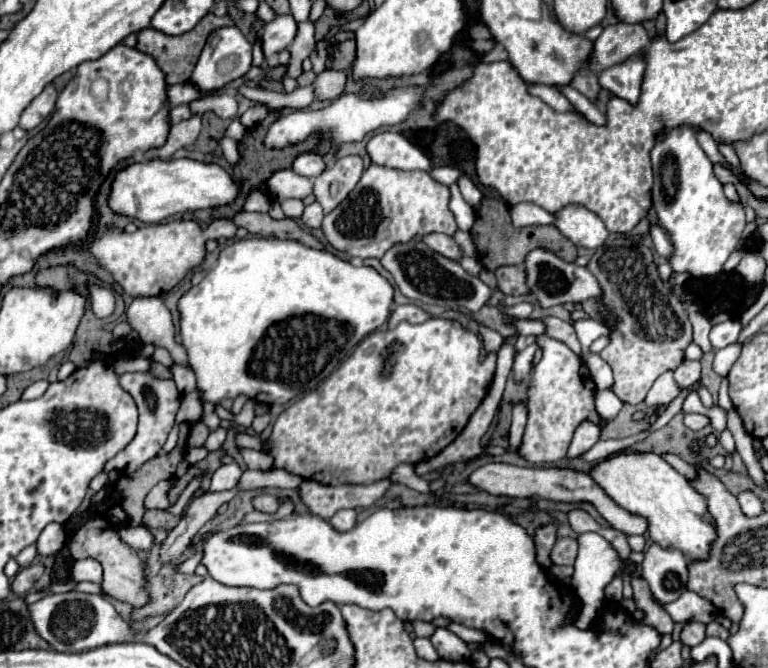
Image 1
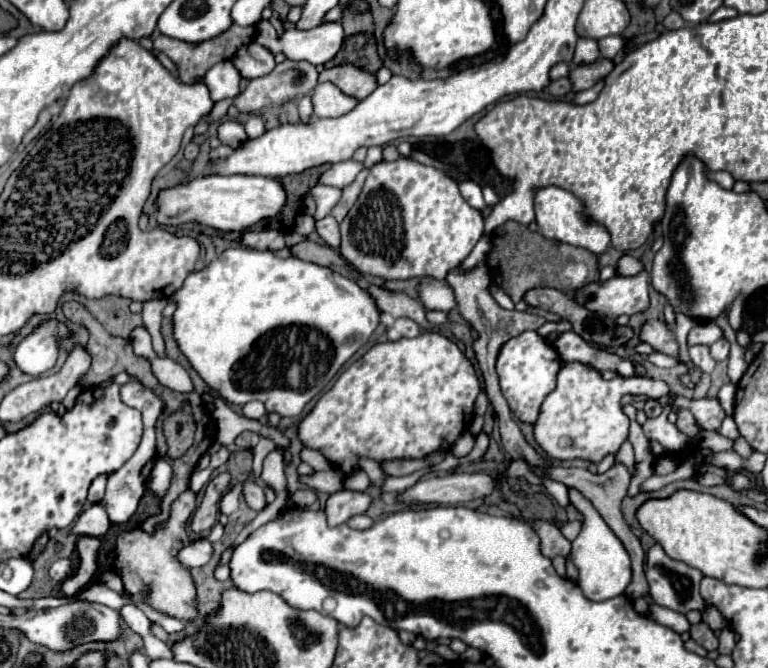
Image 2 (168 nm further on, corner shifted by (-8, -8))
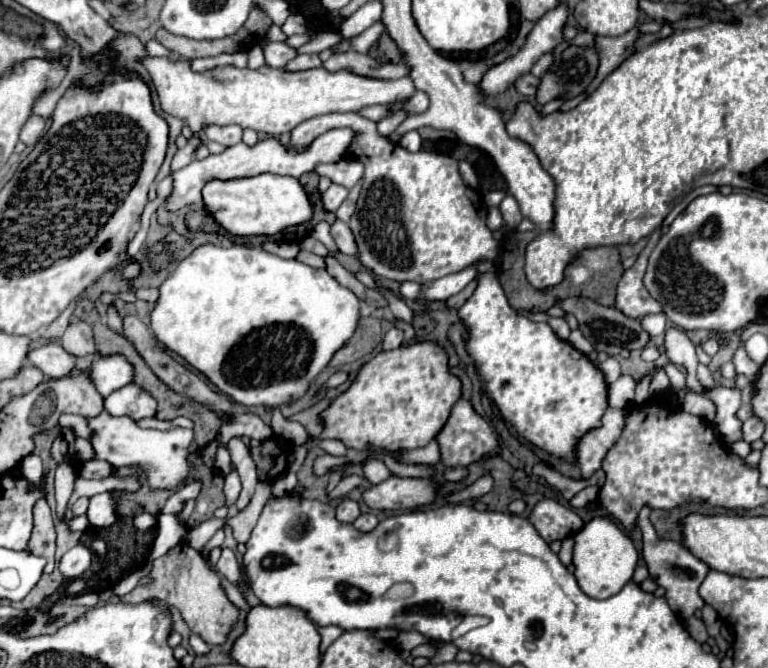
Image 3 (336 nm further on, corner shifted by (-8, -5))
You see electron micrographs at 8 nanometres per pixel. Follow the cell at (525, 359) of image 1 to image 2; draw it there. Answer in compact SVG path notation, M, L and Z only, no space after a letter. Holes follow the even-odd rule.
M523 331L519 337L511 337L511 341L503 343L497 357L497 375L499 385L503 391L503 397L507 399L513 415L529 425L535 425L539 417L541 403L545 401L547 393L555 391L555 377L561 369L563 361L557 353L557 349L547 343L545 337L541 337L537 331Z

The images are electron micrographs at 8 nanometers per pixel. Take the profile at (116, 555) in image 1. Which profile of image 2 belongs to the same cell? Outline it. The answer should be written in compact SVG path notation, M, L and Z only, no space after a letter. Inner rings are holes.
M189 489L173 503L171 519L167 523L163 523L161 527L157 527L155 533L149 535L141 529L135 529L135 531L121 533L117 537L115 567L117 567L117 575L123 579L125 591L131 595L137 595L143 589L149 589L151 595L145 601L151 607L155 607L157 611L161 611L169 617L177 617L181 621L191 621L197 617L195 581L193 581L189 569L177 559L177 553L185 547L185 541L187 541L187 545L191 543L185 527L193 515L193 511L195 511L195 493Z

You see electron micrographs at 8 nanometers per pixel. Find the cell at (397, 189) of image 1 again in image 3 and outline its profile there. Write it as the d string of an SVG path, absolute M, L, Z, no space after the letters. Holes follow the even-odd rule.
M357 112L323 114L301 122L291 132L291 146L301 148L323 134L323 130L347 126L357 132L345 153L347 159L361 160L365 166L363 192L349 228L357 242L357 258L379 278L397 282L429 282L459 272L483 258L493 260L499 242L493 240L485 224L487 206L481 196L463 184L457 160L435 152L407 152L399 144L377 134L375 122Z

